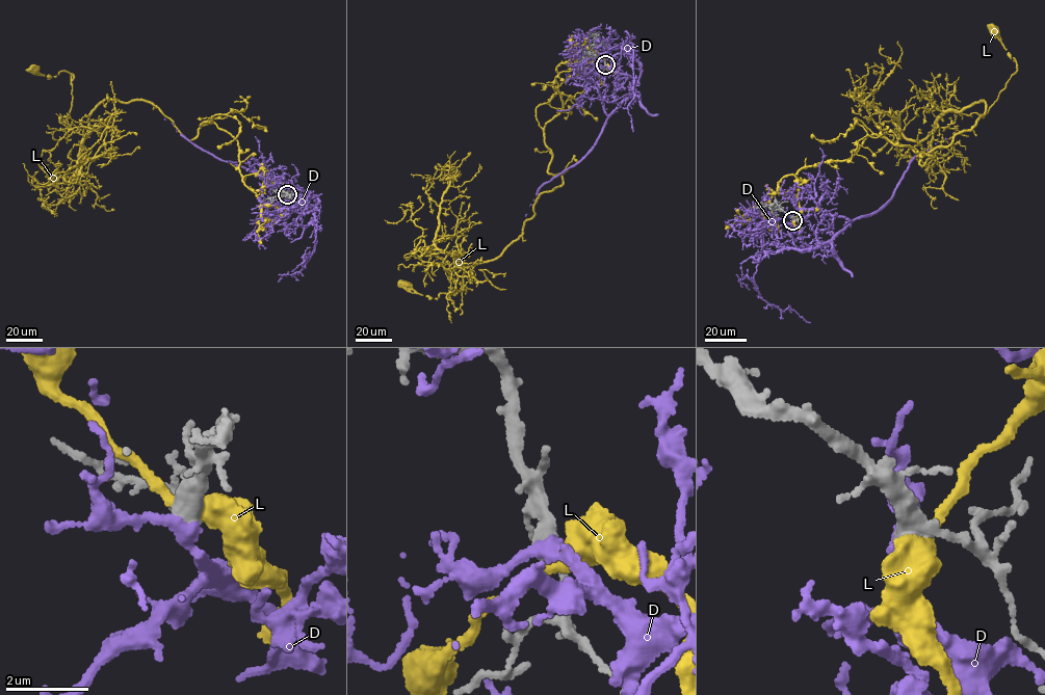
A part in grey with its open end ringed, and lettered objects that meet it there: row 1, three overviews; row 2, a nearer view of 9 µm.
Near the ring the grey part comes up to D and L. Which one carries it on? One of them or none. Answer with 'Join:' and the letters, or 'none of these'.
Join: D

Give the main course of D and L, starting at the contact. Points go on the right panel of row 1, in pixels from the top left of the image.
D: (793, 220), (805, 245), (812, 246), (827, 242), (854, 219), (882, 209), (913, 159), (947, 138)
L: (793, 220), (801, 168), (877, 134), (923, 164), (972, 128), (1016, 69), (995, 32)

